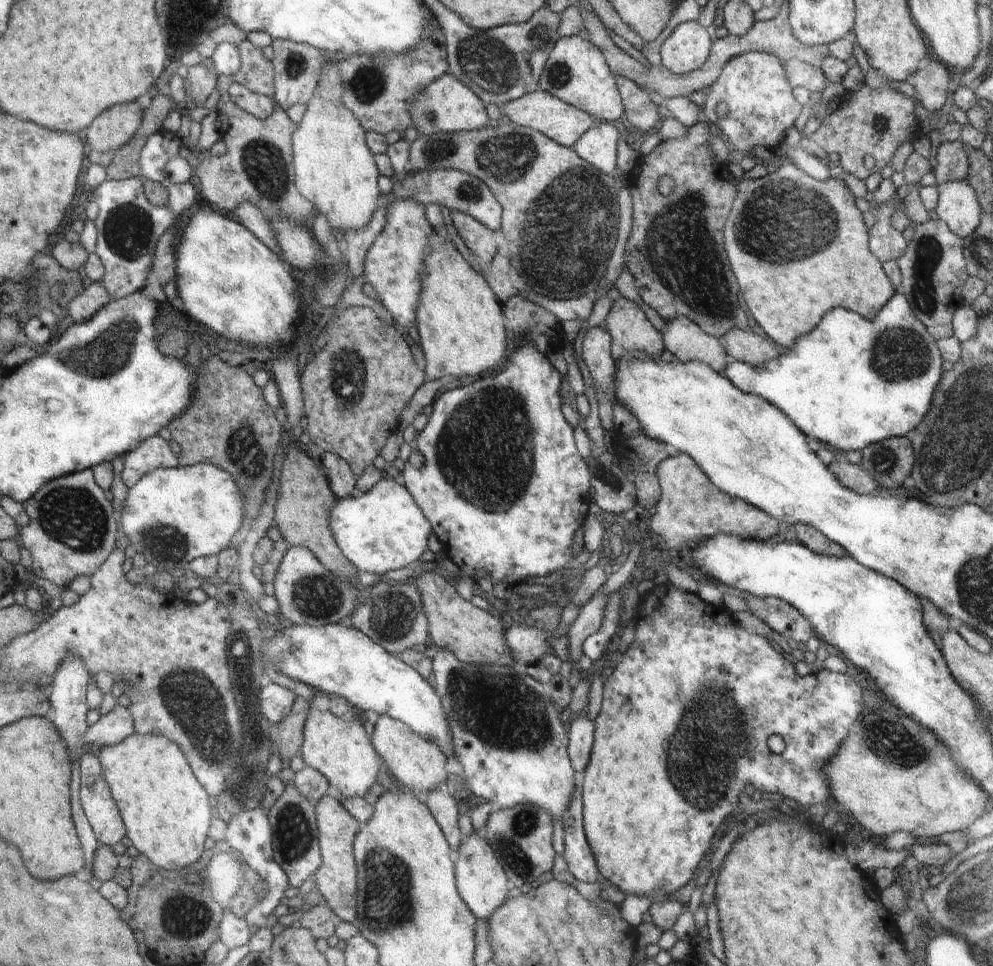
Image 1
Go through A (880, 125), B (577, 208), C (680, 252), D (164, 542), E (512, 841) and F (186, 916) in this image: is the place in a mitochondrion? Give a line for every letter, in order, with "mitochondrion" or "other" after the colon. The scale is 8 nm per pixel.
A: mitochondrion
B: mitochondrion
C: mitochondrion
D: mitochondrion
E: mitochondrion
F: mitochondrion

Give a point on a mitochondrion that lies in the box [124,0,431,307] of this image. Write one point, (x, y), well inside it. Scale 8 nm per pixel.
(263, 163)

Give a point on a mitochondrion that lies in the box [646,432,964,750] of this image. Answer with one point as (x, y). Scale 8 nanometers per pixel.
(883, 459)

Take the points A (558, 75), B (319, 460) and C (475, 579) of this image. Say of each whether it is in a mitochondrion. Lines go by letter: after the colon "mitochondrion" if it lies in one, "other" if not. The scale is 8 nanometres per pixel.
A: mitochondrion
B: other
C: other

